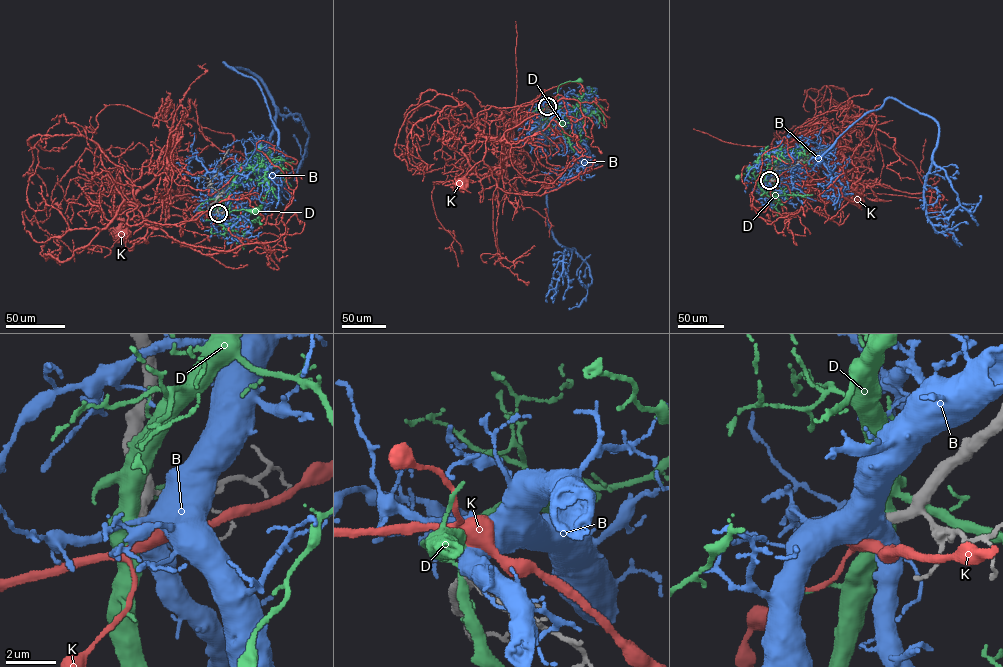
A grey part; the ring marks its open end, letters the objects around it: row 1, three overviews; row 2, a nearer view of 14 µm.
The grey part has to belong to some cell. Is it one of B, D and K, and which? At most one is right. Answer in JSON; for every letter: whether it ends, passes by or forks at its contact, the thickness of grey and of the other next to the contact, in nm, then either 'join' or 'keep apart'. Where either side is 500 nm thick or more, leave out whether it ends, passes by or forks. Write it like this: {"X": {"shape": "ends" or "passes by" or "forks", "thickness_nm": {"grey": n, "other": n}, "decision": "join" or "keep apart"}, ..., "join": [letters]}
{"B": {"thickness_nm": {"grey": 500, "other": 550}, "decision": "keep apart"}, "D": {"thickness_nm": {"grey": 500, "other": 750}, "decision": "keep apart"}, "K": {"shape": "passes by", "thickness_nm": {"grey": 440, "other": 480}, "decision": "keep apart"}, "join": []}

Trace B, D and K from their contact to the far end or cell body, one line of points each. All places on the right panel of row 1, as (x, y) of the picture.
B: (769, 180), (793, 158), (817, 159), (891, 98), (929, 115), (938, 125), (924, 188), (927, 216), (979, 203)
D: (769, 180), (770, 169), (754, 178), (744, 174), (738, 177)
K: (769, 180), (766, 173), (770, 181), (776, 171), (807, 165), (804, 195), (831, 203), (856, 200)

